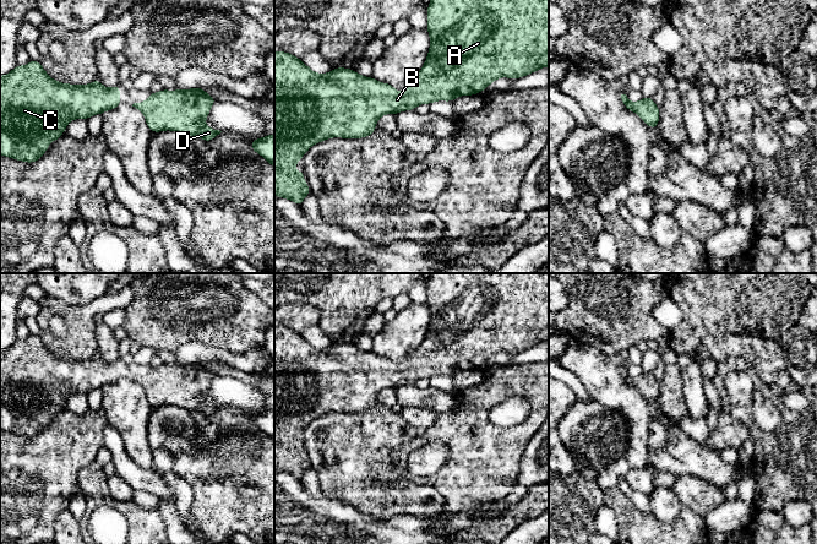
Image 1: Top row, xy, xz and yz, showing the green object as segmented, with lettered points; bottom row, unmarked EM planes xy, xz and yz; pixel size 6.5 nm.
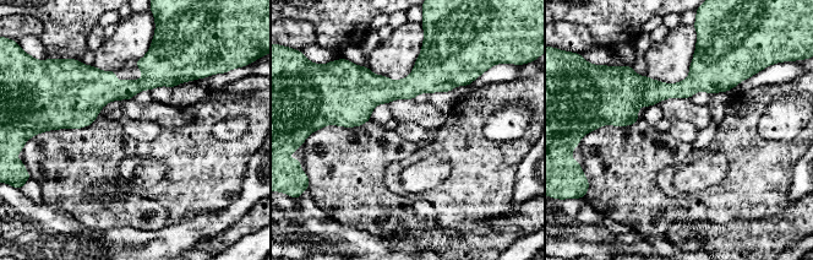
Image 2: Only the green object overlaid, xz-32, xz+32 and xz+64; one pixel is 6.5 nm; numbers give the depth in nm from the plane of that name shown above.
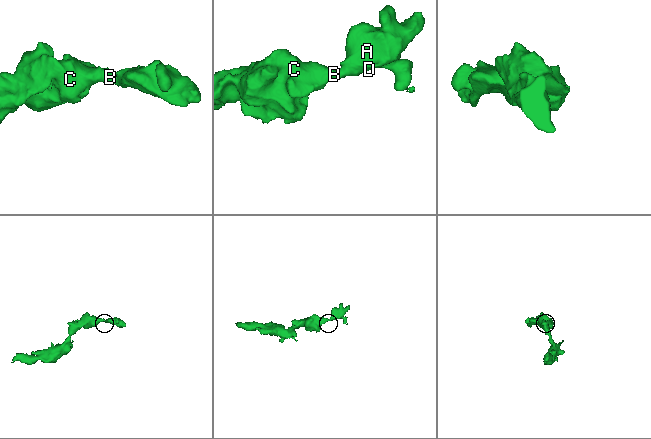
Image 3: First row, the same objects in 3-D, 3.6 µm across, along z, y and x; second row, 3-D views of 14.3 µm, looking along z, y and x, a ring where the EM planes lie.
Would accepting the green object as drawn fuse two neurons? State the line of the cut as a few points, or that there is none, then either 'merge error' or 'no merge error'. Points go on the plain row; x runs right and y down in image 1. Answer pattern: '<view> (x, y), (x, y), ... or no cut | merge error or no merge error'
no cut | no merge error

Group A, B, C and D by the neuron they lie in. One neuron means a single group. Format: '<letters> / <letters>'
A B C D

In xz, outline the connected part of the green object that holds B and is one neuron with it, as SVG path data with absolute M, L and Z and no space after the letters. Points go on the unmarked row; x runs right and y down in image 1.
M431 273L426 289L426 303L431 315L426 336L419 348L414 352L414 357L401 366L396 366L394 360L392 359L378 357L372 352L364 352L352 343L343 343L339 341L323 349L316 348L299 332L285 326L274 327L274 469L277 472L289 473L301 480L306 469L310 468L309 458L304 456L303 446L293 444L293 441L309 425L310 420L331 412L363 413L370 410L376 404L377 395L385 388L414 385L414 382L420 379L431 379L436 375L452 376L459 370L478 369L500 352L519 353L549 341L549 273Z

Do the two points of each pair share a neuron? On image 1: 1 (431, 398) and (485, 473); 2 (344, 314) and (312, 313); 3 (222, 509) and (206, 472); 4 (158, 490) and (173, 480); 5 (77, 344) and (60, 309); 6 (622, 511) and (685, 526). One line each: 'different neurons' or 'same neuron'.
1: different neurons
2: different neurons
3: same neuron
4: different neurons
5: same neuron
6: same neuron

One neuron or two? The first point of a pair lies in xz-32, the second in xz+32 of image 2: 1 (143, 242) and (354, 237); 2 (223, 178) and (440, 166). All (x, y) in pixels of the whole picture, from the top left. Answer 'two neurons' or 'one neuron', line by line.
1: one neuron
2: two neurons

